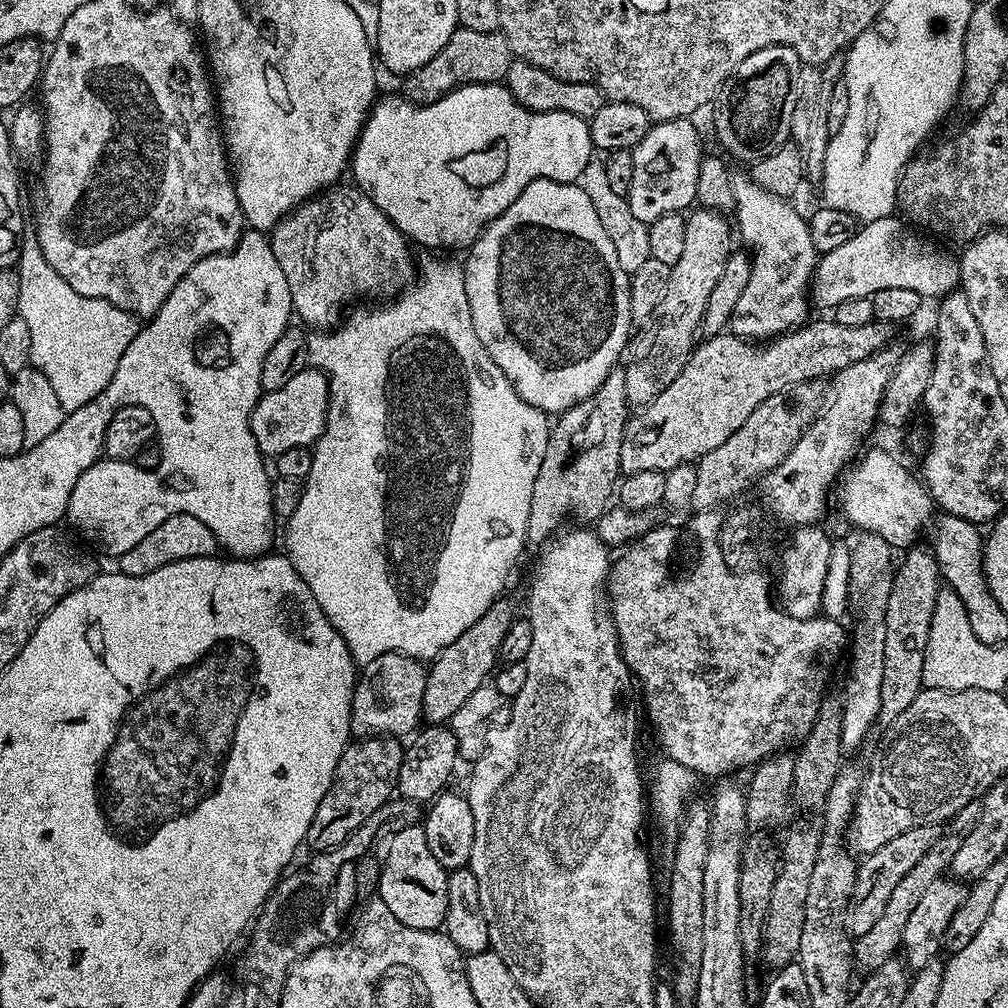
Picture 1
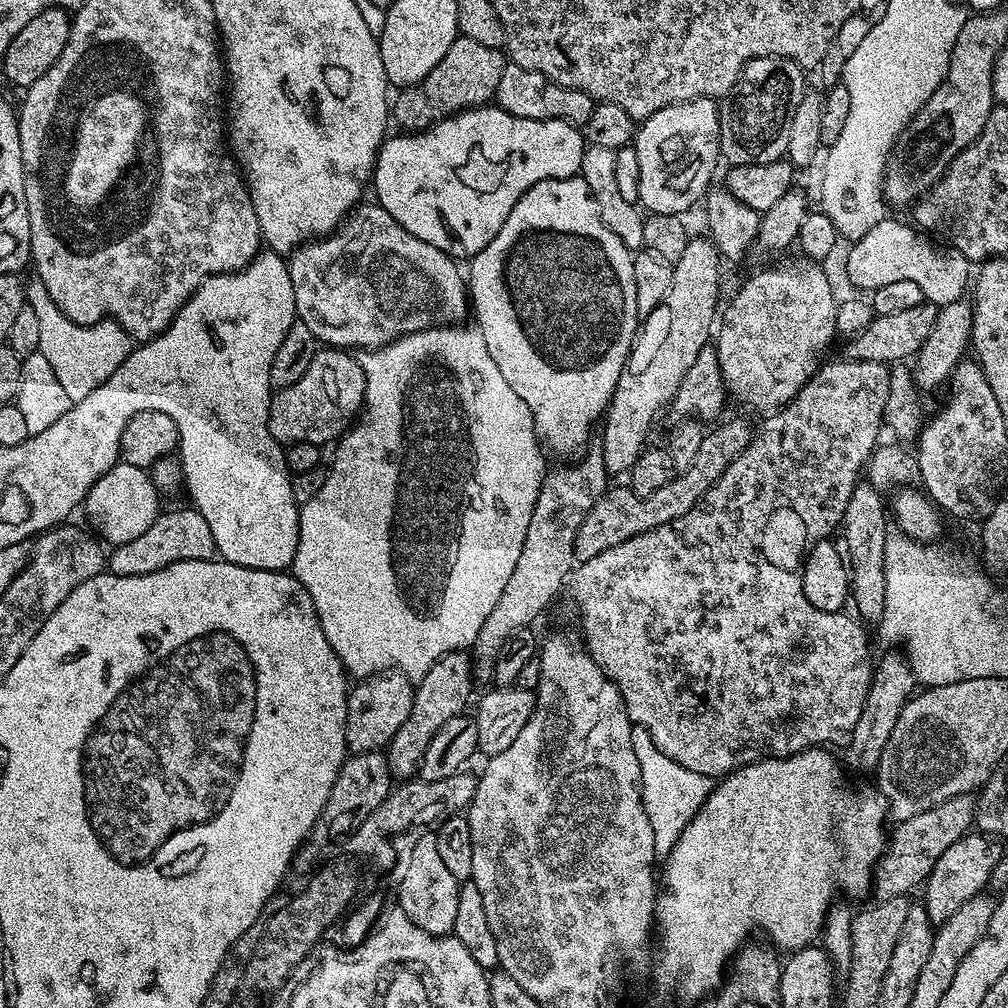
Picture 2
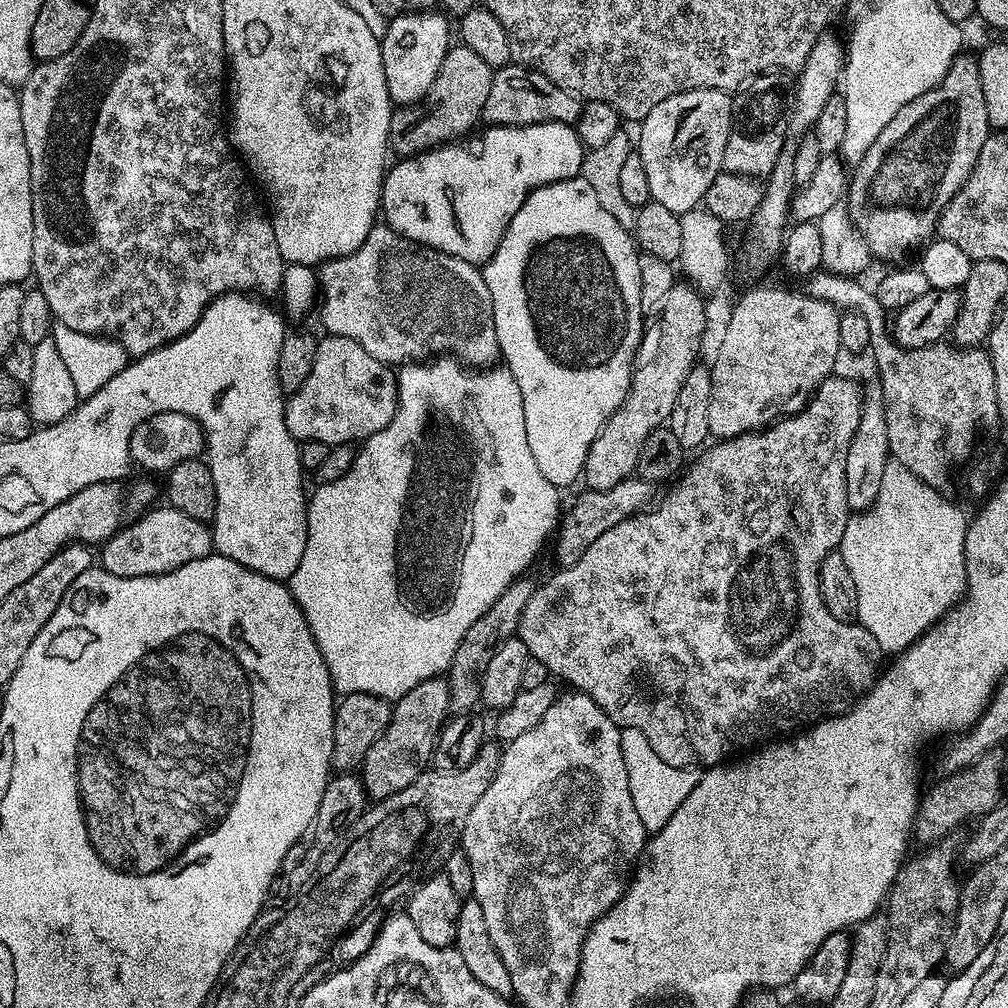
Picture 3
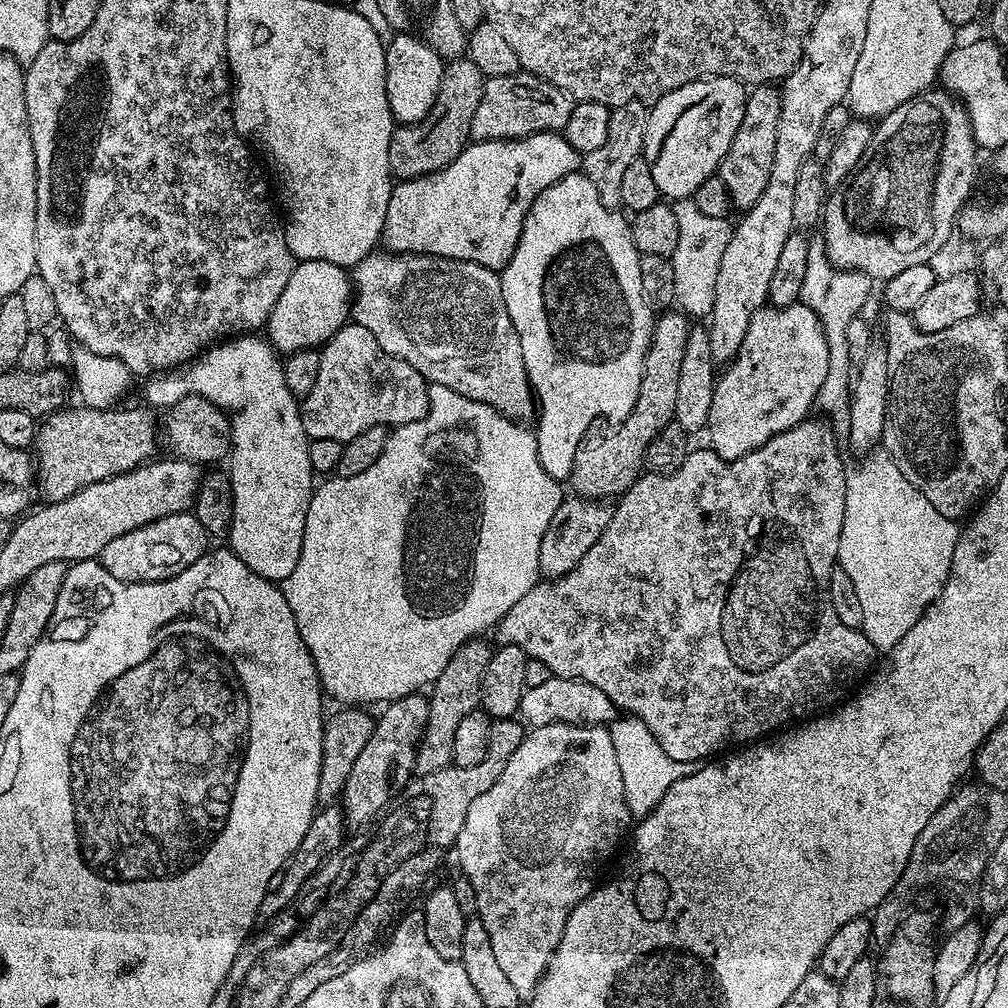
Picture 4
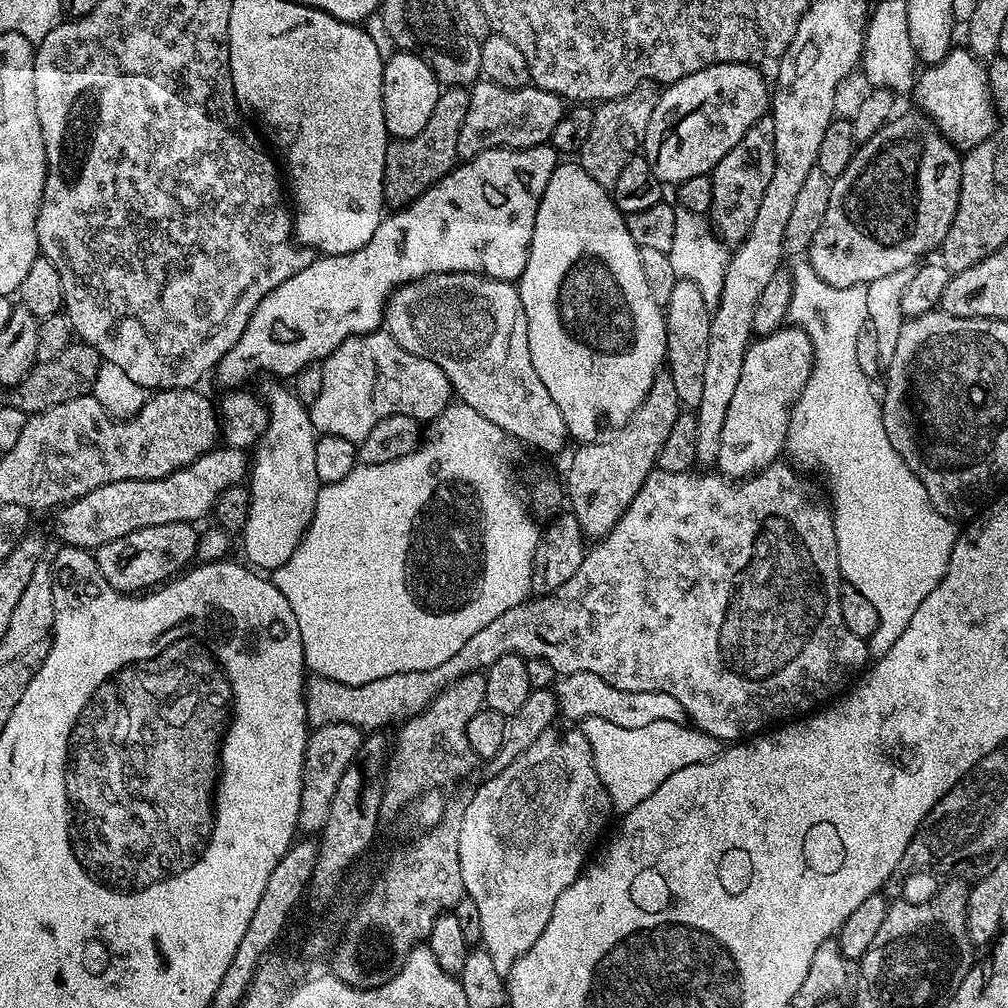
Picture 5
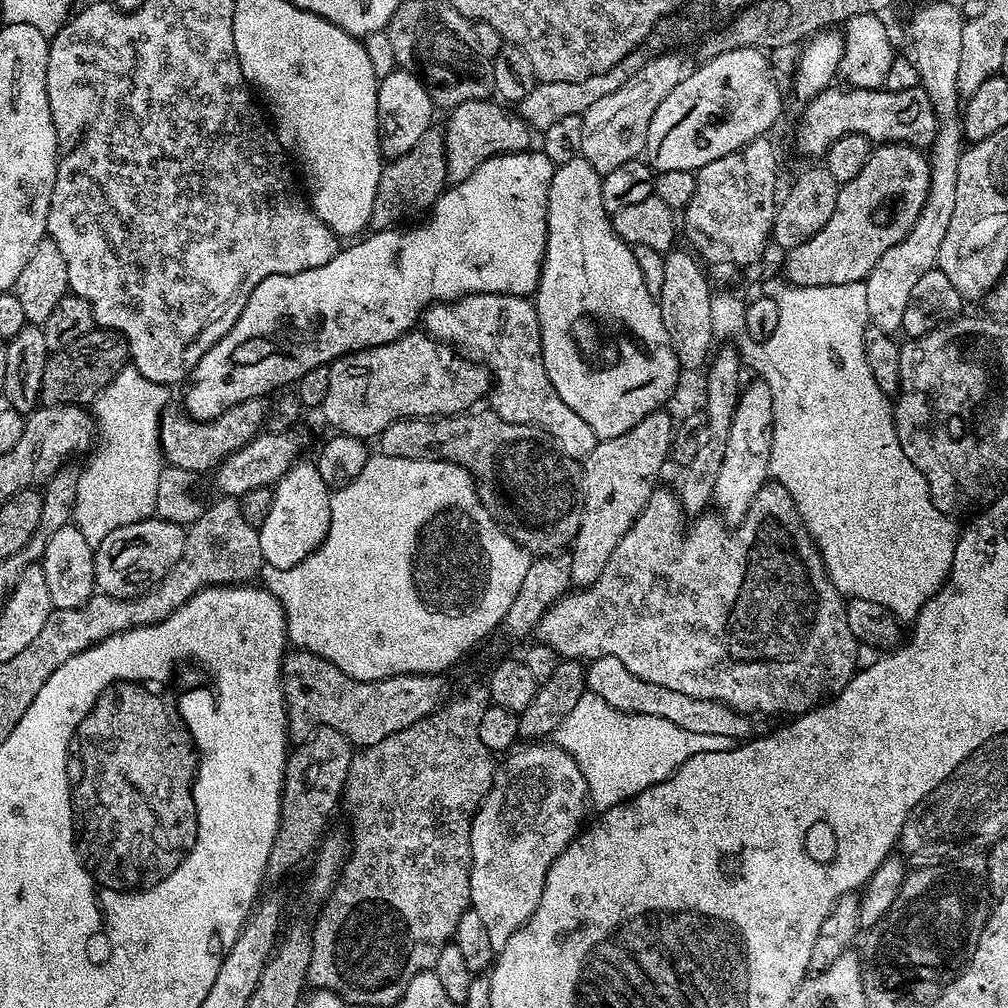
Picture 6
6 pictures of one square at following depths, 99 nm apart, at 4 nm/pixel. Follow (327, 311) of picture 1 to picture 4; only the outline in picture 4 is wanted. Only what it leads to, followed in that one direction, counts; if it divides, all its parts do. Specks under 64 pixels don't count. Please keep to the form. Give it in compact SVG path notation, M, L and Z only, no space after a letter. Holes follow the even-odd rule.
M377 250L371 256L367 256L361 264L355 265L350 279L354 289L350 305L351 319L358 326L366 326L366 330L370 330L370 334L374 334L378 346L382 346L382 350L386 350L386 354L402 358L402 362L410 362L410 366L414 366L414 370L418 370L418 374L422 374L429 385L446 386L450 390L454 390L454 394L462 394L462 398L474 398L474 402L482 402L486 406L490 406L495 412L507 416L509 420L528 422L537 415L538 405L534 399L532 384L528 381L526 364L522 362L522 346L518 342L514 322L506 310L506 302L502 302L500 277L493 269L483 268L474 262L465 260L446 260L442 256L421 256L419 252Z

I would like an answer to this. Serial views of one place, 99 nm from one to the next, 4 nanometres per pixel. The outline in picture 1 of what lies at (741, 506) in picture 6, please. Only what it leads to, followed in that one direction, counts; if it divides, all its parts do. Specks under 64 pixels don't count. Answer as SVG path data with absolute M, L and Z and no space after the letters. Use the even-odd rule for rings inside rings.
M733 171L735 227L738 236L757 244L751 257L752 269L742 298L732 314L730 331L749 342L767 342L800 327L809 319L810 285L815 274L818 253L810 242L808 221L791 208L783 196L770 194L754 183L747 171Z

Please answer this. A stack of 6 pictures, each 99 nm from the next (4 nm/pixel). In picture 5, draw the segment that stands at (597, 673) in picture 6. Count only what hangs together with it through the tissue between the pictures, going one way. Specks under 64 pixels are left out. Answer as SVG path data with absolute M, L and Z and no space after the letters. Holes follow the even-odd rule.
M579 672L569 676L560 676L555 681L556 706L561 717L568 722L582 722L586 718L606 718L606 722L614 722L614 726L622 726L626 730L638 730L638 726L650 726L650 722L685 723L687 716L684 707L670 694L661 692L631 692L618 690L610 686L598 674Z

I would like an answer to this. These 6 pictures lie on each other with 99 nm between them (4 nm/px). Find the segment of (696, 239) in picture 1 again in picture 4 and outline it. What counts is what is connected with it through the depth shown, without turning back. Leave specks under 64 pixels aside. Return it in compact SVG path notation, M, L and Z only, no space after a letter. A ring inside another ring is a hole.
M668 310L652 326L652 341L642 366L642 386L638 386L638 402L634 410L621 424L615 425L609 436L597 444L585 442L574 454L571 491L589 500L607 501L607 496L619 498L642 475L644 455L654 438L674 420L674 401L678 399L678 366L682 366L682 354L686 352L686 338L690 320L683 311Z

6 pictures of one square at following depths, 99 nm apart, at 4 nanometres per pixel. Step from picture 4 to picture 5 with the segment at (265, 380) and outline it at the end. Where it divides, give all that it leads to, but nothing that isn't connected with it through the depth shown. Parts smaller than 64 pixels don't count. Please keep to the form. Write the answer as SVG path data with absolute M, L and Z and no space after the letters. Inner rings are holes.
M272 382L262 393L264 403L268 405L268 425L266 434L262 434L250 456L251 502L242 537L247 563L260 570L280 568L290 554L294 554L312 522L322 487L314 467L318 433L312 425L309 405L303 404L291 387L283 388L280 384L283 383Z

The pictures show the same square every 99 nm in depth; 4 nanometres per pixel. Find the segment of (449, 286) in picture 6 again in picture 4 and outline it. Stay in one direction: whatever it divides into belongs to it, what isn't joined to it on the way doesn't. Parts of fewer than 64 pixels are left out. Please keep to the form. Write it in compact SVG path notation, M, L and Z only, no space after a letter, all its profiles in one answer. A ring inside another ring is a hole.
M536 132L533 136L527 136L521 140L478 140L469 143L468 147L462 150L462 154L458 154L458 158L454 158L454 162L450 162L450 166L446 166L429 176L399 181L393 187L390 194L390 206L386 206L386 222L382 237L383 247L389 252L419 252L421 256L442 256L446 260L465 260L466 262L474 262L483 268L502 270L508 265L514 250L518 246L518 238L524 229L524 219L534 202L534 198L538 198L538 194L542 194L542 190L546 190L554 182L558 182L562 178L566 178L571 172L577 171L581 164L581 153L576 152L574 146L570 146L570 142L566 142L564 135L559 132ZM299 261L294 274L290 274L290 282L279 289L280 297L273 304L271 301L266 316L268 343L280 354L319 349L337 330L349 323L353 291L345 269L330 262Z

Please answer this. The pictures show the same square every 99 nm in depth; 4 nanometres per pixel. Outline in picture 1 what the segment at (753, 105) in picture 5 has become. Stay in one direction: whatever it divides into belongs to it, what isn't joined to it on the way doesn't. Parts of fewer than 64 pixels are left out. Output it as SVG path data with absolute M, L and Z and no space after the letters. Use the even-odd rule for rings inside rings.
M691 119L661 120L649 127L646 138L631 149L634 158L634 179L630 181L628 205L643 224L649 225L662 214L683 213L693 207L698 190L698 170L705 149L700 149L700 136Z

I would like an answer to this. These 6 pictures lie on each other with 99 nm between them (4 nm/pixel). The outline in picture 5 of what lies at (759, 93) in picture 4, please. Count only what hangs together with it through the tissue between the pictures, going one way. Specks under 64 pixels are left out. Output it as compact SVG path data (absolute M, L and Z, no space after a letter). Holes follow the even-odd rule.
M765 114L730 151L722 157L710 173L712 182L712 205L707 215L712 230L725 245L740 244L750 234L754 218L758 215L758 206L762 203L762 194L774 175L774 122L771 115Z

